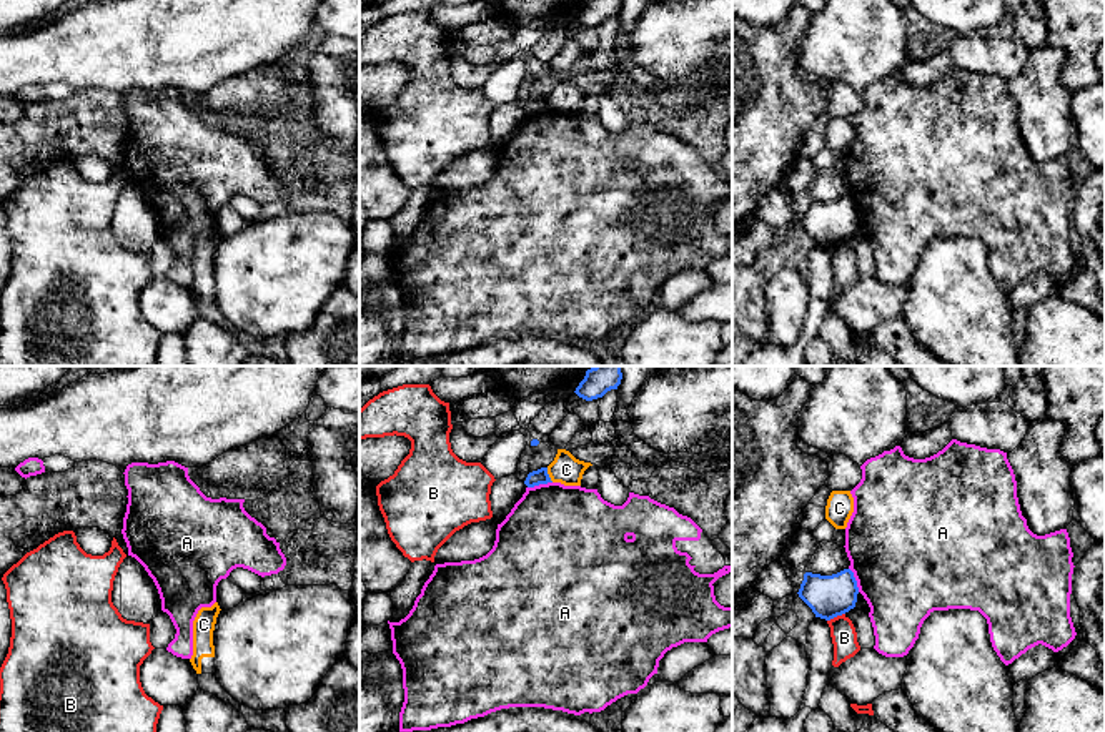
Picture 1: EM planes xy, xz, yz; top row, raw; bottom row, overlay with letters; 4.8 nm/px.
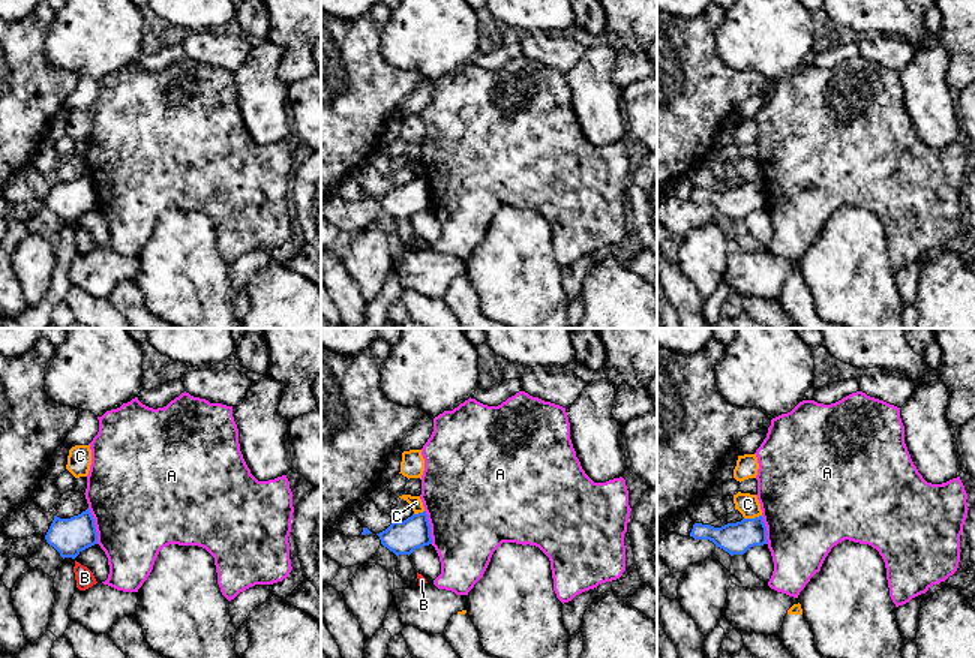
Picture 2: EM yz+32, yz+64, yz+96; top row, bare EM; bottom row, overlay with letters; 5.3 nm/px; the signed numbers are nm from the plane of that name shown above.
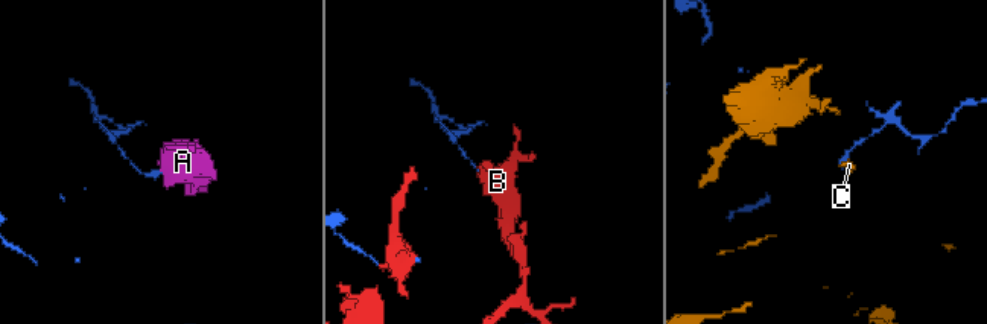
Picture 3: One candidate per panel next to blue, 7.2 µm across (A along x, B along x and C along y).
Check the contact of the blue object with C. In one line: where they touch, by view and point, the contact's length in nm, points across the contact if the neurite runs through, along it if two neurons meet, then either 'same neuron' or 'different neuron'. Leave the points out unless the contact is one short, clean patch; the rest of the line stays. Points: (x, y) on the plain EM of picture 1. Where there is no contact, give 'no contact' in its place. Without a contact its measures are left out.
contact xz (548, 102); length 80 nm; border xz (546, 95), (553, 108); different neuron

